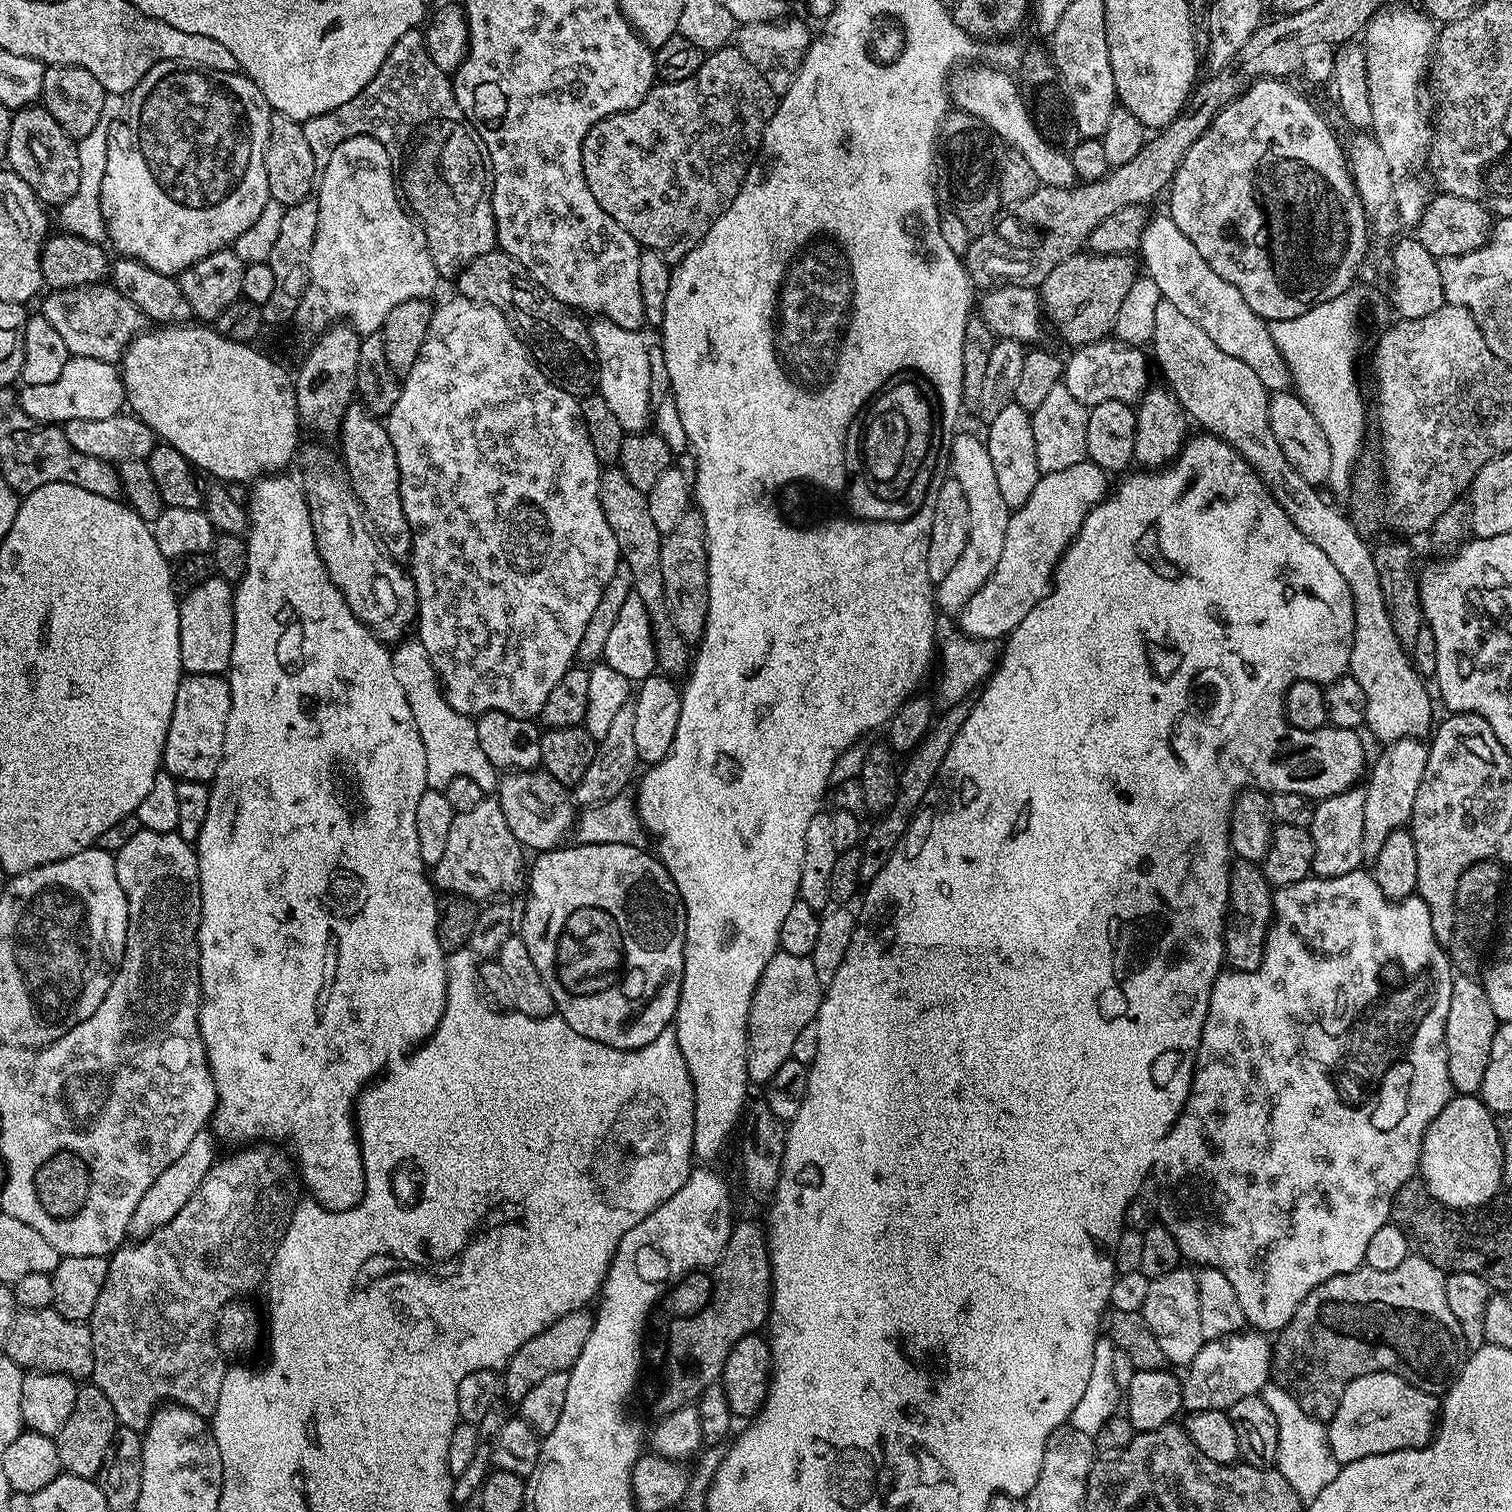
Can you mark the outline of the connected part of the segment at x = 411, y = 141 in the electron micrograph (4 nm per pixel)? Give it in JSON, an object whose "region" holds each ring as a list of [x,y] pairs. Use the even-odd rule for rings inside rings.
{"region":[[[413,30],[402,34],[402,38],[398,38],[398,42],[394,42],[394,46],[390,50],[386,62],[382,62],[378,74],[374,74],[372,81],[357,96],[350,98],[350,102],[342,102],[342,106],[338,106],[338,110],[303,121],[303,126],[306,134],[306,143],[310,146],[310,154],[314,154],[314,162],[318,166],[322,166],[328,161],[330,154],[340,143],[355,136],[369,136],[378,142],[382,142],[382,146],[386,146],[386,154],[392,163],[392,170],[396,177],[396,186],[399,195],[402,197],[402,203],[405,209],[414,217],[416,223],[420,225],[420,229],[426,234],[430,258],[434,258],[437,277],[459,277],[460,272],[470,262],[474,262],[474,258],[493,251],[497,247],[496,223],[494,222],[494,210],[492,209],[492,164],[488,160],[488,151],[482,142],[482,138],[477,134],[474,125],[471,124],[464,111],[458,106],[458,102],[454,98],[454,90],[452,89],[449,73],[443,72],[438,66],[434,66],[434,62],[424,45],[423,31]]]}

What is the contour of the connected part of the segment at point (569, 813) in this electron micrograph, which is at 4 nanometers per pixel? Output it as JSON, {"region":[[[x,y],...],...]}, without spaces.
{"region":[[[512,770],[501,775],[498,780],[498,799],[514,838],[518,838],[528,850],[551,850],[557,847],[563,841],[560,839],[573,831],[578,815],[569,789],[543,770]]]}

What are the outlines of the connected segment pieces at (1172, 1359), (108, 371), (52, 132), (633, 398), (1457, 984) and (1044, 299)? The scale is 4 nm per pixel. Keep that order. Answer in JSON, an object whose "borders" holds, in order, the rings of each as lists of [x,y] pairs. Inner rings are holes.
{"borders":[[[[1187,1267],[1175,1268],[1170,1270],[1170,1274],[1162,1274],[1158,1279],[1150,1280],[1150,1291],[1146,1294],[1142,1309],[1144,1321],[1150,1326],[1154,1338],[1158,1338],[1158,1346],[1162,1346],[1162,1354],[1169,1365],[1191,1364],[1194,1354],[1198,1354],[1198,1350],[1206,1342],[1198,1315],[1196,1272]]],[[[72,356],[62,366],[62,372],[54,382],[45,384],[24,384],[21,387],[20,400],[18,396],[18,408],[32,419],[44,426],[63,426],[70,419],[104,419],[117,415],[125,407],[124,382],[116,364],[107,364],[98,358],[82,358]]],[[[43,106],[17,108],[12,113],[10,138],[6,142],[6,164],[30,190],[34,190],[41,204],[59,206],[74,198],[74,190],[78,190],[80,163],[76,146],[77,141],[50,118]]],[[[603,318],[593,321],[590,331],[592,345],[596,347],[598,395],[618,417],[625,433],[643,432],[649,427],[648,415],[652,412],[652,356],[648,344],[640,332],[626,330]]],[[[1457,975],[1450,990],[1450,1014],[1446,1014],[1446,1058],[1450,1066],[1450,1082],[1453,1093],[1470,1096],[1479,1093],[1482,1078],[1486,1078],[1486,1066],[1490,1062],[1490,1050],[1498,1021],[1486,998],[1483,983],[1476,976]]],[[[1081,250],[1058,262],[1058,266],[1046,274],[1038,286],[1040,302],[1043,311],[1056,319],[1056,328],[1066,343],[1071,346],[1092,344],[1113,331],[1118,308],[1138,277],[1137,261],[1132,259],[1128,254],[1098,256],[1091,250]]]]}

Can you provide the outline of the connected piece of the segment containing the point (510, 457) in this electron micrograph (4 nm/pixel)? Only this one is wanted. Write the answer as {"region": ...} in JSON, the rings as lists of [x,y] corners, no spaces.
{"region":[[[459,294],[453,296],[453,300],[444,300],[440,305],[437,303],[433,307],[432,317],[424,335],[424,341],[418,350],[418,356],[414,358],[414,366],[410,366],[410,370],[403,373],[400,393],[386,417],[390,442],[394,446],[394,458],[398,458],[402,510],[406,514],[406,522],[410,524],[410,530],[412,531],[412,555],[410,557],[412,568],[410,567],[410,575],[416,587],[418,628],[420,624],[418,638],[422,642],[422,646],[426,646],[426,654],[430,658],[437,676],[440,678],[440,687],[444,690],[444,697],[450,702],[450,706],[454,706],[454,710],[458,710],[464,716],[473,718],[479,716],[481,712],[489,712],[490,710],[502,710],[502,714],[514,714],[518,718],[536,718],[539,717],[542,706],[546,704],[546,698],[550,694],[550,690],[554,690],[554,686],[558,686],[562,674],[566,674],[566,670],[573,667],[578,642],[582,642],[582,634],[586,631],[586,626],[594,615],[594,609],[597,608],[598,601],[602,599],[602,594],[606,590],[610,578],[614,578],[616,563],[622,557],[618,550],[618,542],[614,538],[614,530],[610,530],[610,522],[606,522],[606,514],[602,514],[602,502],[598,498],[598,482],[600,481],[602,465],[599,458],[594,454],[594,446],[590,446],[590,434],[586,430],[586,422],[580,413],[580,400],[571,396],[566,390],[562,390],[550,378],[546,378],[546,374],[542,374],[542,370],[528,353],[528,347],[516,335],[516,329],[513,328],[512,323],[494,306],[480,304],[476,300],[468,300],[465,296]]]}

